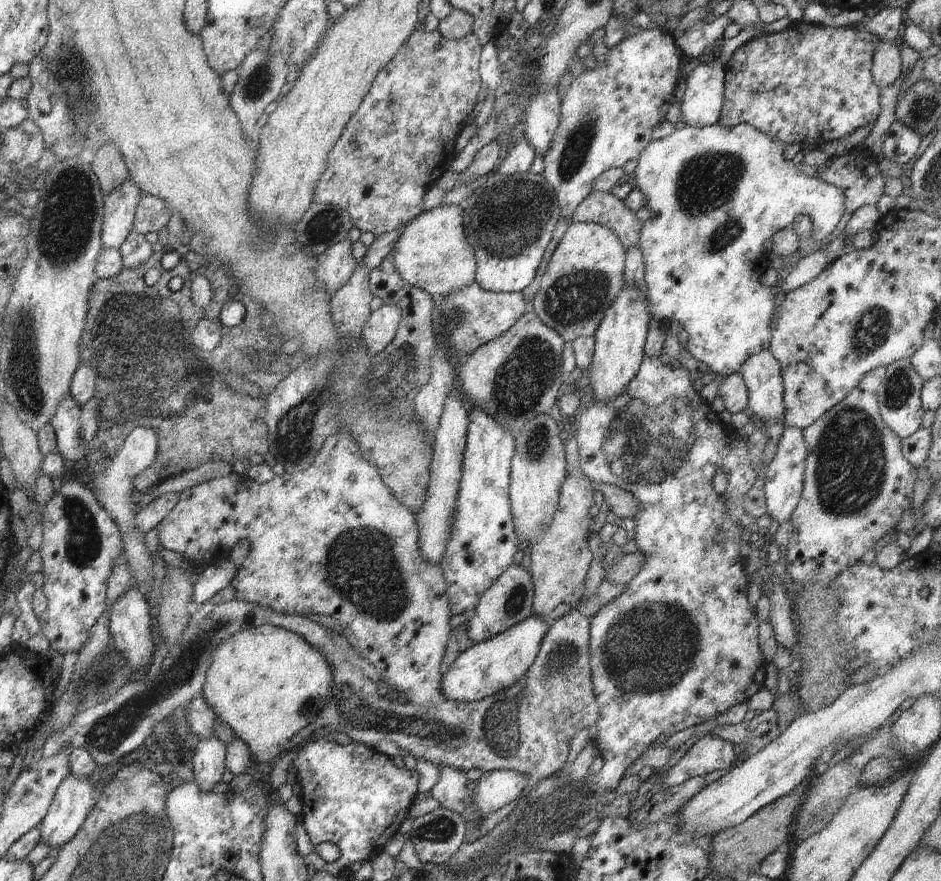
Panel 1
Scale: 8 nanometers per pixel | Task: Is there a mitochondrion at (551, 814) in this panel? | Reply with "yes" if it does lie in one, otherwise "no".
yes

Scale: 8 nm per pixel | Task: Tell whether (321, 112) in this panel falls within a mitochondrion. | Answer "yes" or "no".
no

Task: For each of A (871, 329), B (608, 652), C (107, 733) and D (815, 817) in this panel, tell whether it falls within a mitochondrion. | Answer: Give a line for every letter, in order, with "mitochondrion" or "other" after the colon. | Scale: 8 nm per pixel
A: mitochondrion
B: mitochondrion
C: mitochondrion
D: mitochondrion

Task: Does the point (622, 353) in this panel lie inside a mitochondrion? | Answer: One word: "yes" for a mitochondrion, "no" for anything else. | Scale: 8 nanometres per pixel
no

